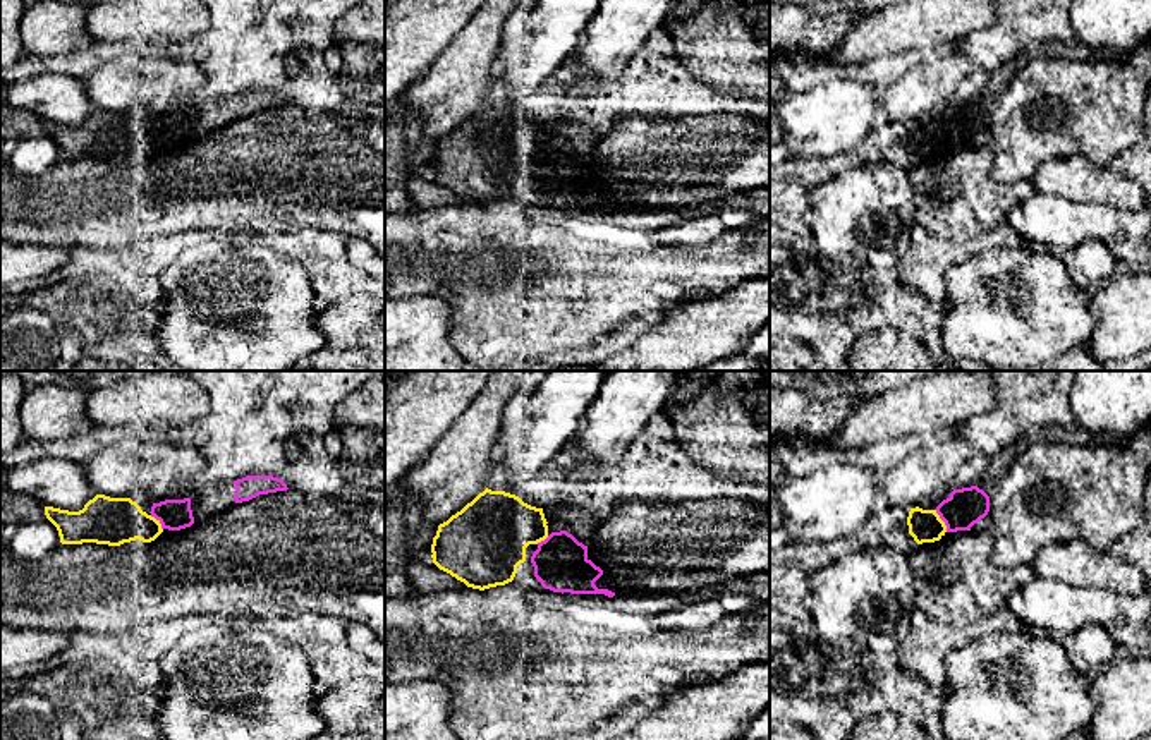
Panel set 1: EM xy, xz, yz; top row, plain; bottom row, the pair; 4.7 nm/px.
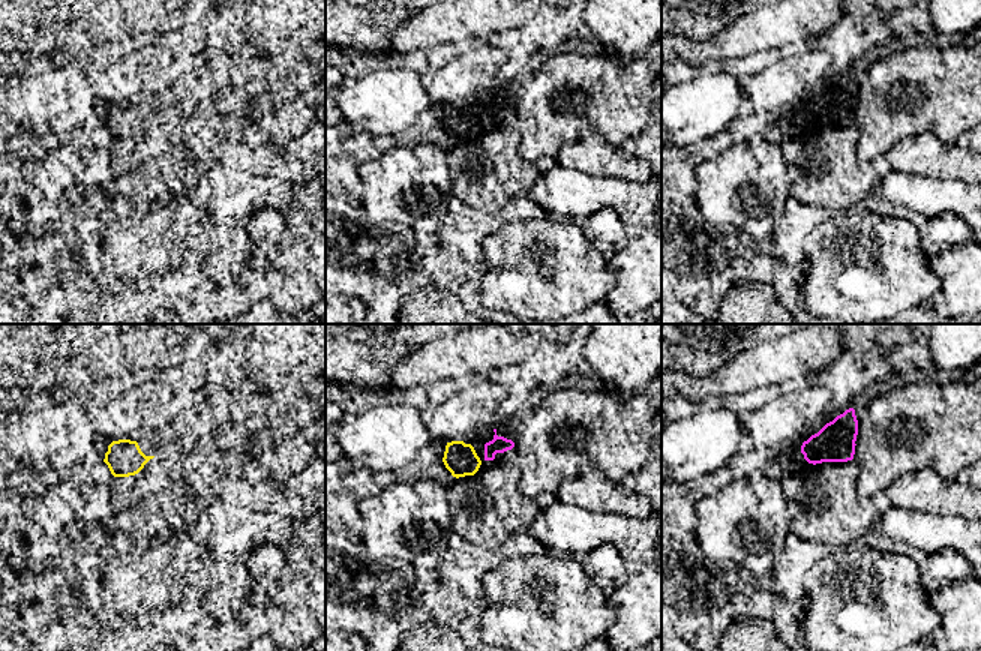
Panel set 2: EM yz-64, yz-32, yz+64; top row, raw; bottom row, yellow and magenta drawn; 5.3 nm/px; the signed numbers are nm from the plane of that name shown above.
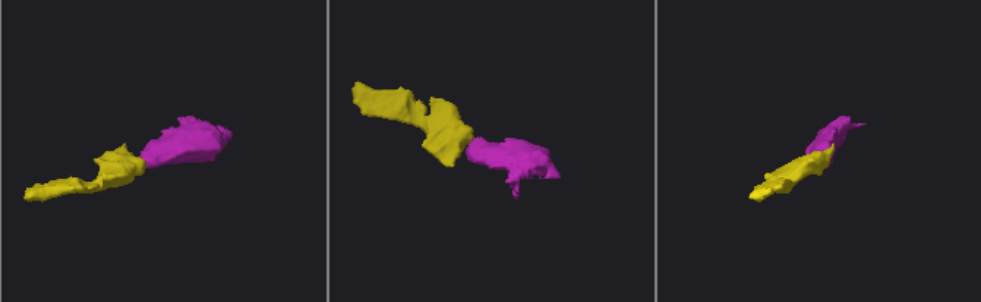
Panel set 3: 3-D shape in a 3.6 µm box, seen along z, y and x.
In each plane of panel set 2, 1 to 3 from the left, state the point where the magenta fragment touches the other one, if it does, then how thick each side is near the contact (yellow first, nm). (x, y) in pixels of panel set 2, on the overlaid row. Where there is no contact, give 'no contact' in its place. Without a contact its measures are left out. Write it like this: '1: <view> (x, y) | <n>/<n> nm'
1: no contact
2: no contact
3: no contact

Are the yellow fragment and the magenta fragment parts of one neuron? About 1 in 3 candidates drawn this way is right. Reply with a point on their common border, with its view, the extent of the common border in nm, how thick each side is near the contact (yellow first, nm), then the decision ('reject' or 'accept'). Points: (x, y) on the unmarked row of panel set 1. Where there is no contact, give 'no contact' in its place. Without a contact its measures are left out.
yz (942, 136) | 120 nm | 160/180 nm | accept

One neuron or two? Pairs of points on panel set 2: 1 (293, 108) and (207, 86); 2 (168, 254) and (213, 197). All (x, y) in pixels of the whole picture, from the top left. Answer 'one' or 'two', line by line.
1: one
2: two

